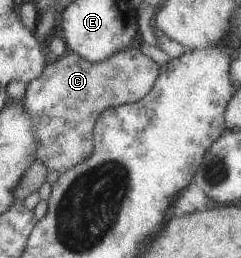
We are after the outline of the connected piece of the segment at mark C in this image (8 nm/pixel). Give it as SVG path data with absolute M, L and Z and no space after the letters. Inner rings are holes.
M138 45L118 51L100 62L92 62L73 51L67 52L62 58L49 58L45 71L27 85L23 97L38 131L38 159L43 160L49 169L54 169L59 175L67 173L81 162L86 162L95 151L94 127L99 116L107 108L141 101L151 93L159 76L159 63L141 53Z

